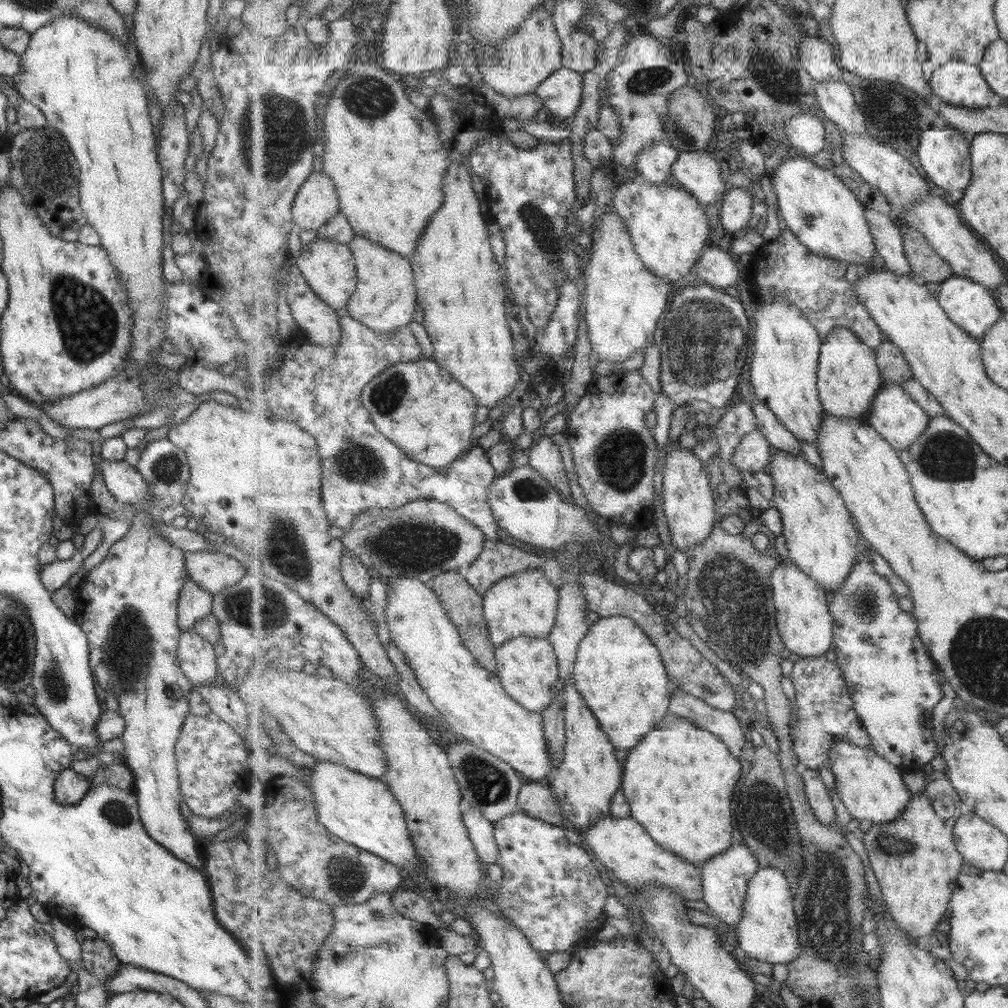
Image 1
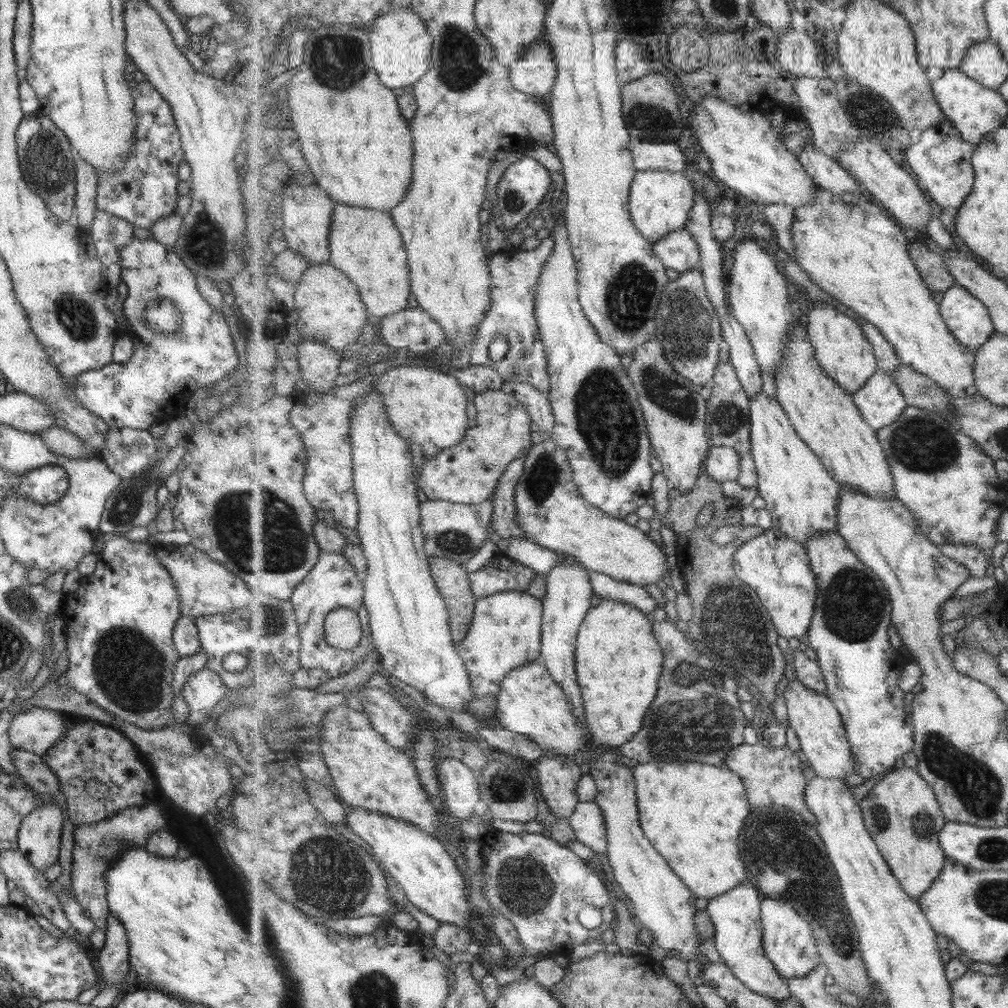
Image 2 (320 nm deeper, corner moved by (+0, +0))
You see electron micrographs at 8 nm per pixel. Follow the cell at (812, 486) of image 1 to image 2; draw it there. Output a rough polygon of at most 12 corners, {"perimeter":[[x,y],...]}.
{"perimeter":[[776,397],[750,398],[758,494],[807,548],[839,532],[843,485]]}

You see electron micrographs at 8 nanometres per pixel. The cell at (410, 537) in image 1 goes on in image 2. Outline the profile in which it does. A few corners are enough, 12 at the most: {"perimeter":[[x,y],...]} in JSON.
{"perimeter":[[493,496],[425,500],[428,556],[465,565],[487,540]]}

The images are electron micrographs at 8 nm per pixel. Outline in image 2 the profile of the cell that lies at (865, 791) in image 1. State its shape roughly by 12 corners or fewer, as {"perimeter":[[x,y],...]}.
{"perimeter":[[794,673],[789,726],[817,776],[841,780],[856,758],[838,707]]}

